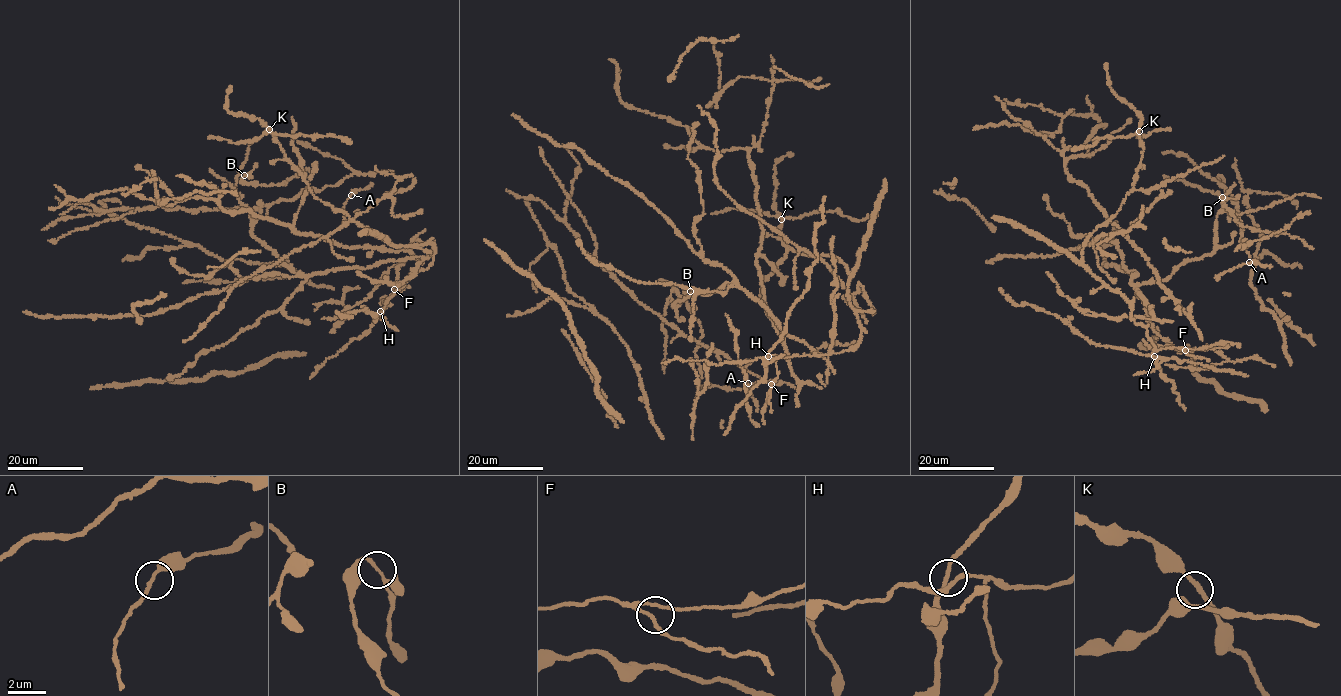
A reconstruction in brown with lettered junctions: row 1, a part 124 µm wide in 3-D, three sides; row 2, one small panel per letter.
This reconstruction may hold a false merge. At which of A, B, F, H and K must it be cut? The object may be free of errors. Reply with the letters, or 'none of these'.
none of these

